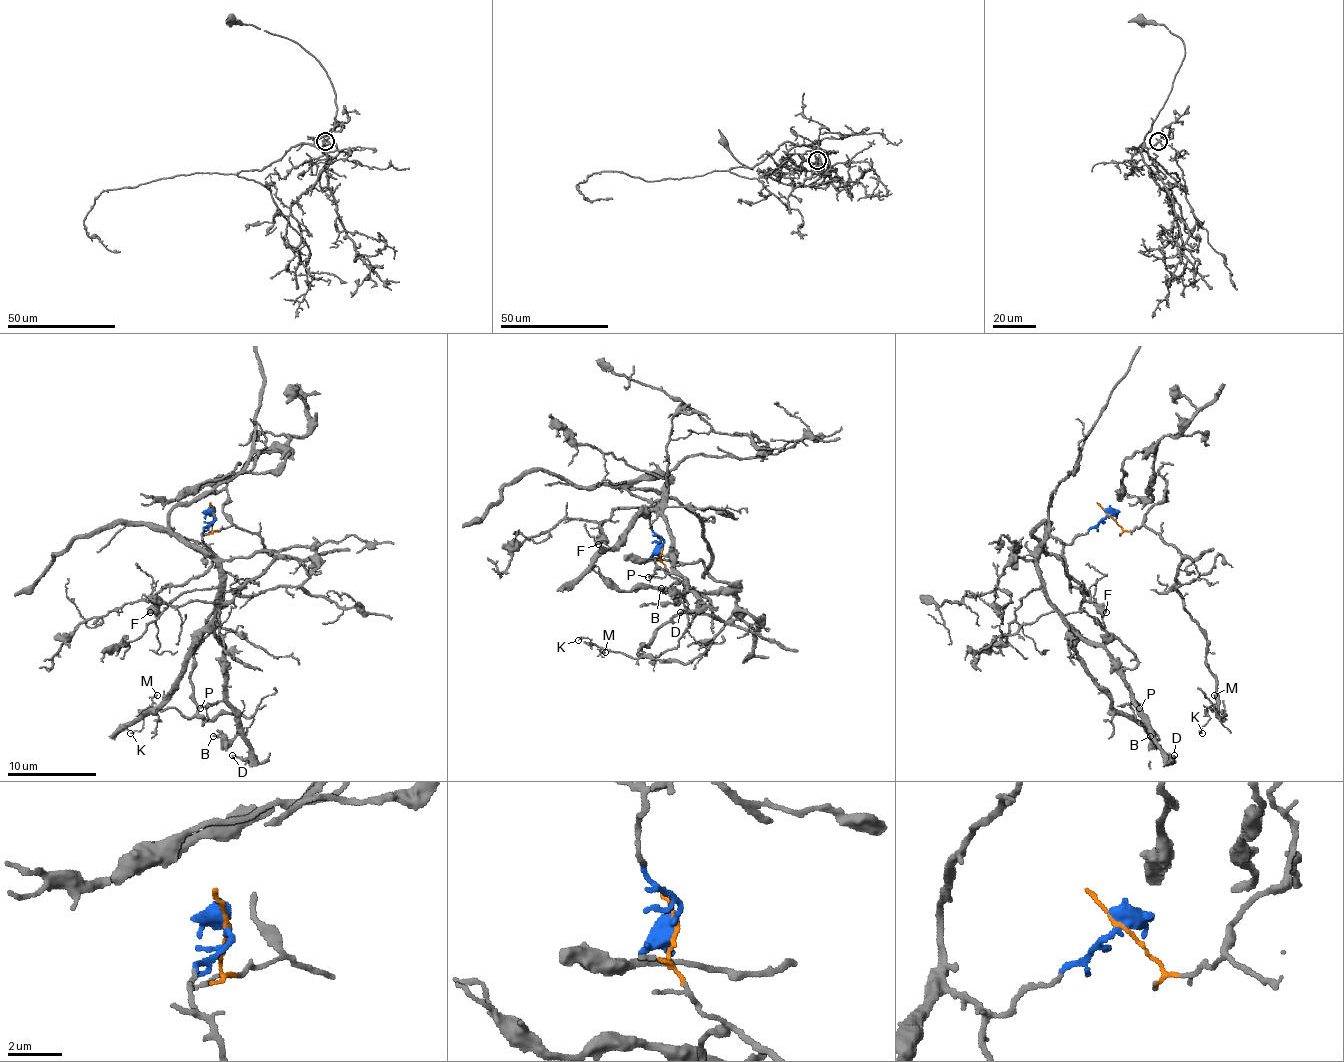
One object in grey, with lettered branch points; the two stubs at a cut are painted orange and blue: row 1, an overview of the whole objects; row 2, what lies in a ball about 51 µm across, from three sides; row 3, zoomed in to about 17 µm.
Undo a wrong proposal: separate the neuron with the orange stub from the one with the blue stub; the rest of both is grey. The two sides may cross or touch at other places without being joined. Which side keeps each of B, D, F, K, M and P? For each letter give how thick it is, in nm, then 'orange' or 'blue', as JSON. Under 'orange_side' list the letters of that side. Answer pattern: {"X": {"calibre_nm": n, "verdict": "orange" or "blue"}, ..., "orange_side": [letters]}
{"B": {"calibre_nm": 150, "verdict": "blue"}, "D": {"calibre_nm": 140, "verdict": "blue"}, "F": {"calibre_nm": 650, "verdict": "blue"}, "K": {"calibre_nm": 100, "verdict": "orange"}, "M": {"calibre_nm": 130, "verdict": "orange"}, "P": {"calibre_nm": 160, "verdict": "blue"}, "orange_side": ["K", "M"]}

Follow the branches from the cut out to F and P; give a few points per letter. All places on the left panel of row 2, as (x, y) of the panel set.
F: (213, 514), (213, 520), (202, 532), (211, 565), (180, 585), (169, 585), (153, 599), (151, 612)
P: (213, 514), (202, 543), (180, 536), (216, 567), (220, 590), (216, 632), (225, 695), (200, 709)

